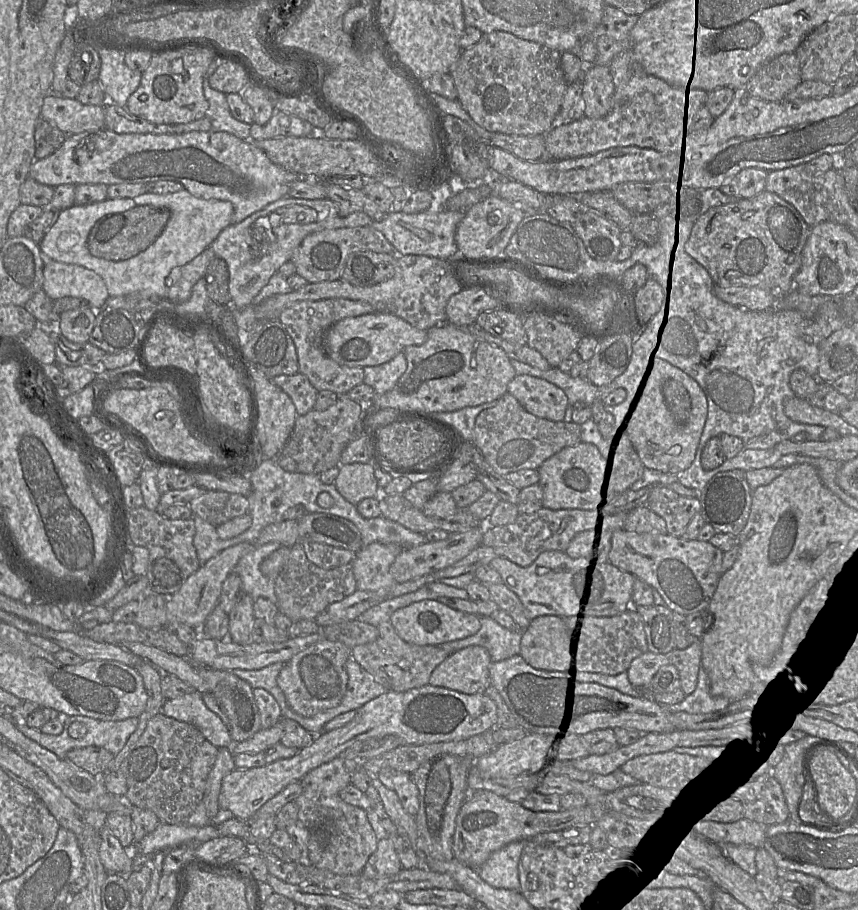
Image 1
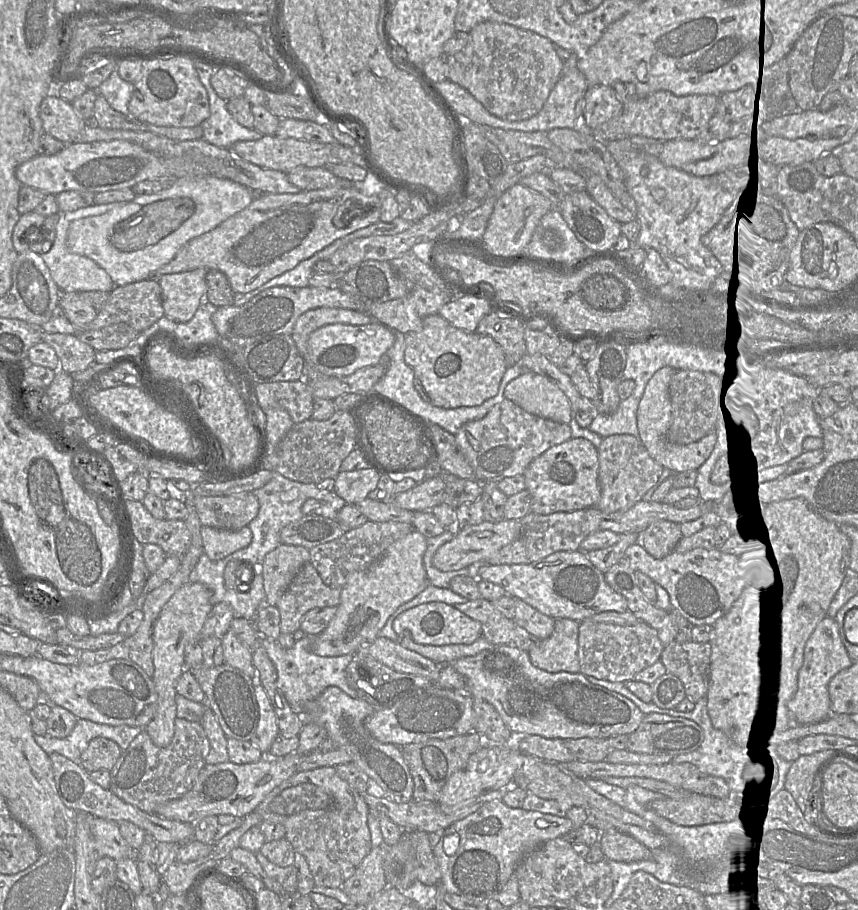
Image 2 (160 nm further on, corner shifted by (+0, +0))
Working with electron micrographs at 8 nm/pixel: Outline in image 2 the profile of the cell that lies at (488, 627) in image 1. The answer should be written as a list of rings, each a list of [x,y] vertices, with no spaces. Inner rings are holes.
[[[483,635],[470,645],[428,646],[417,644],[411,638],[399,638],[399,641],[402,647],[439,665],[451,664],[461,658],[476,656],[494,647]]]

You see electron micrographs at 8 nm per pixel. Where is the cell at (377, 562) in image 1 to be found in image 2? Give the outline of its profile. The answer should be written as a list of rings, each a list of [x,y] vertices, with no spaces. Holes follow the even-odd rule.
[[[415,530],[391,544],[369,568],[354,573],[342,588],[334,618],[316,637],[314,654],[323,657],[353,655],[377,639],[389,617],[429,584],[423,563],[426,549],[427,538]]]

